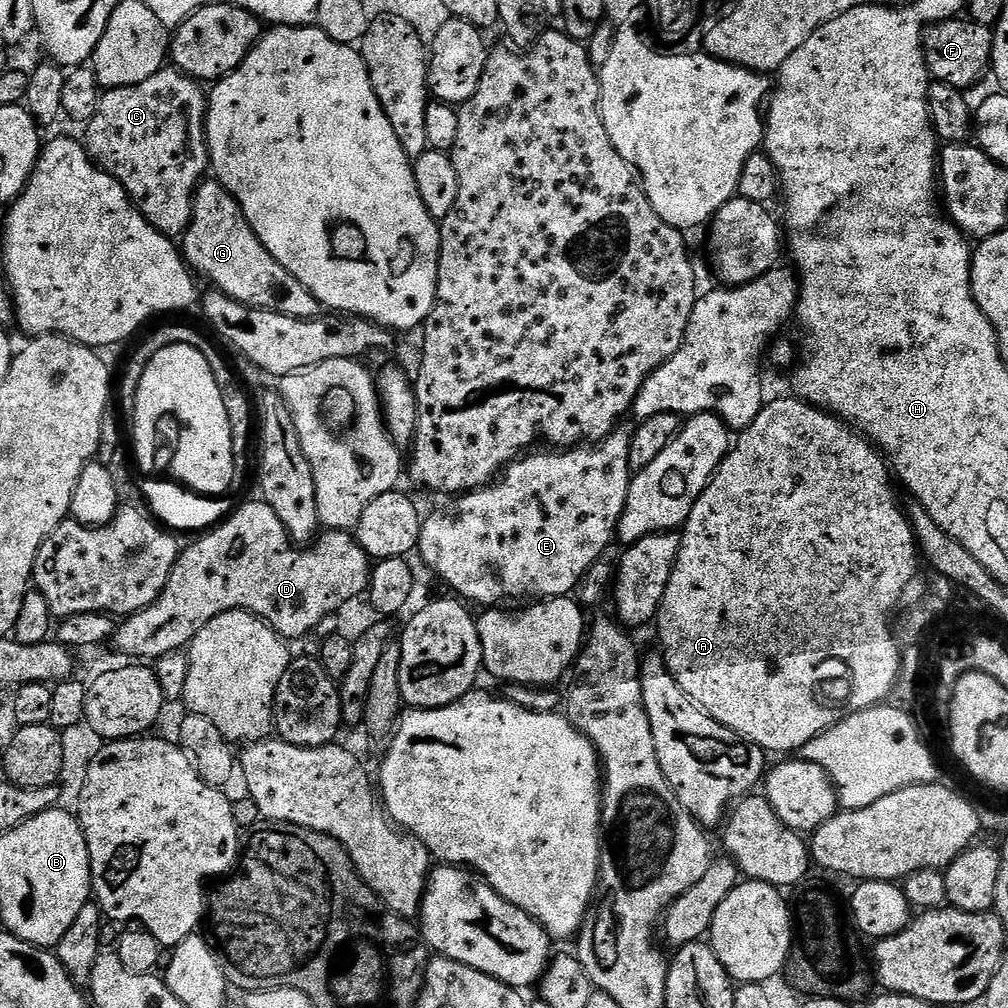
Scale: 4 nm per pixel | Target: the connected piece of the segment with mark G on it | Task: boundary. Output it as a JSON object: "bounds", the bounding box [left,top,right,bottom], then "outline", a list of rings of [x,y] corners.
{"bounds":[182,178,321,318],"outline":[[[214,178],[205,179],[197,187],[192,197],[192,215],[182,233],[183,240],[184,263],[197,277],[205,276],[215,291],[225,292],[248,308],[264,308],[280,316],[316,318],[321,315],[320,300],[262,246],[236,199]]]}

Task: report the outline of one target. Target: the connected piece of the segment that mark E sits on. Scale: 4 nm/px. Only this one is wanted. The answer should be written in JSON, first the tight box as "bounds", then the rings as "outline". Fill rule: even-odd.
{"bounds":[418,430,633,606],"outline":[[[621,430],[613,431],[605,440],[599,441],[595,446],[572,446],[567,450],[548,450],[552,452],[536,452],[525,454],[512,461],[504,469],[502,475],[493,480],[491,484],[485,484],[482,488],[473,488],[455,497],[452,508],[444,508],[441,512],[432,512],[423,517],[420,525],[420,543],[418,556],[424,559],[424,564],[440,580],[445,580],[453,588],[455,595],[461,601],[472,604],[484,604],[480,606],[496,606],[499,600],[507,596],[532,596],[528,598],[551,598],[554,596],[572,596],[581,587],[582,581],[593,568],[596,567],[600,556],[608,548],[608,543],[614,540],[620,527],[620,516],[626,506],[628,486],[632,483],[633,469],[628,467],[628,442],[629,433]]]}

